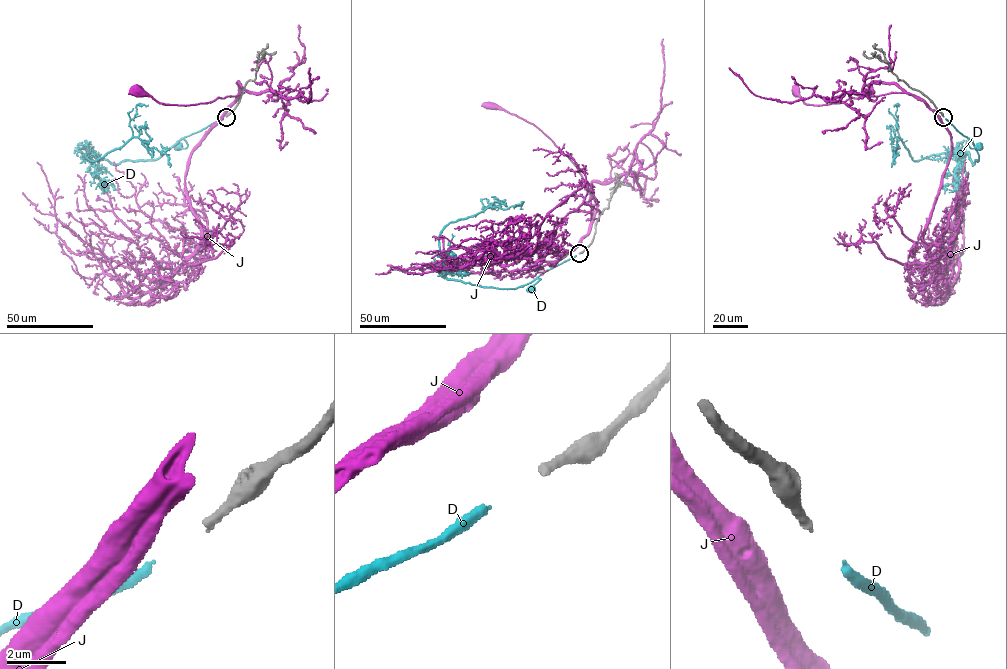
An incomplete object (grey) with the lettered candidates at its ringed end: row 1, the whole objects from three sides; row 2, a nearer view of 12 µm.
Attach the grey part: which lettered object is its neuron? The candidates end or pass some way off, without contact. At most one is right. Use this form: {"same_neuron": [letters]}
{"same_neuron": ["D"]}

